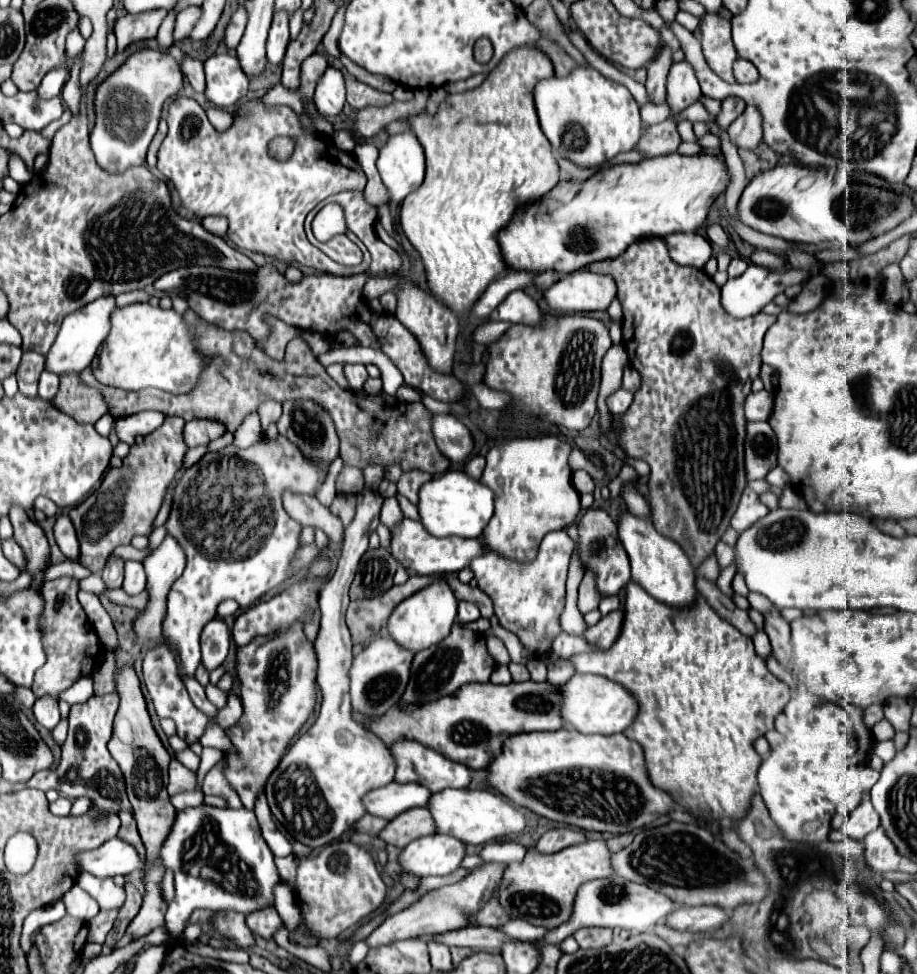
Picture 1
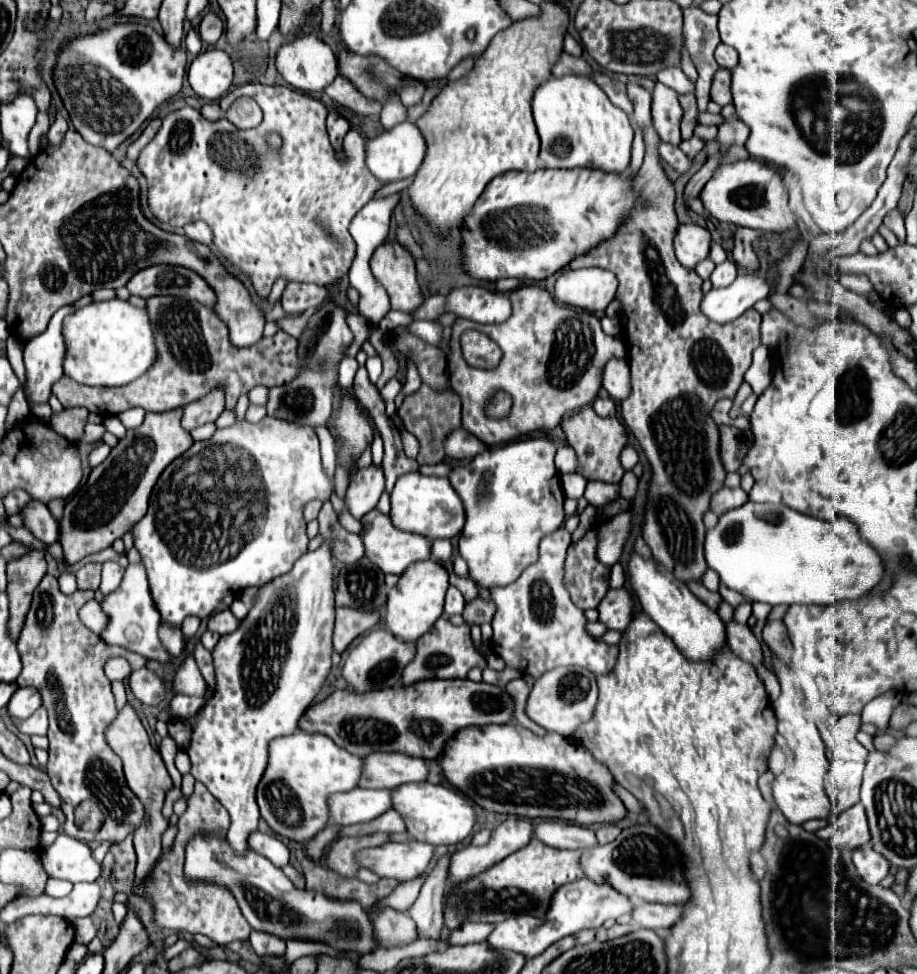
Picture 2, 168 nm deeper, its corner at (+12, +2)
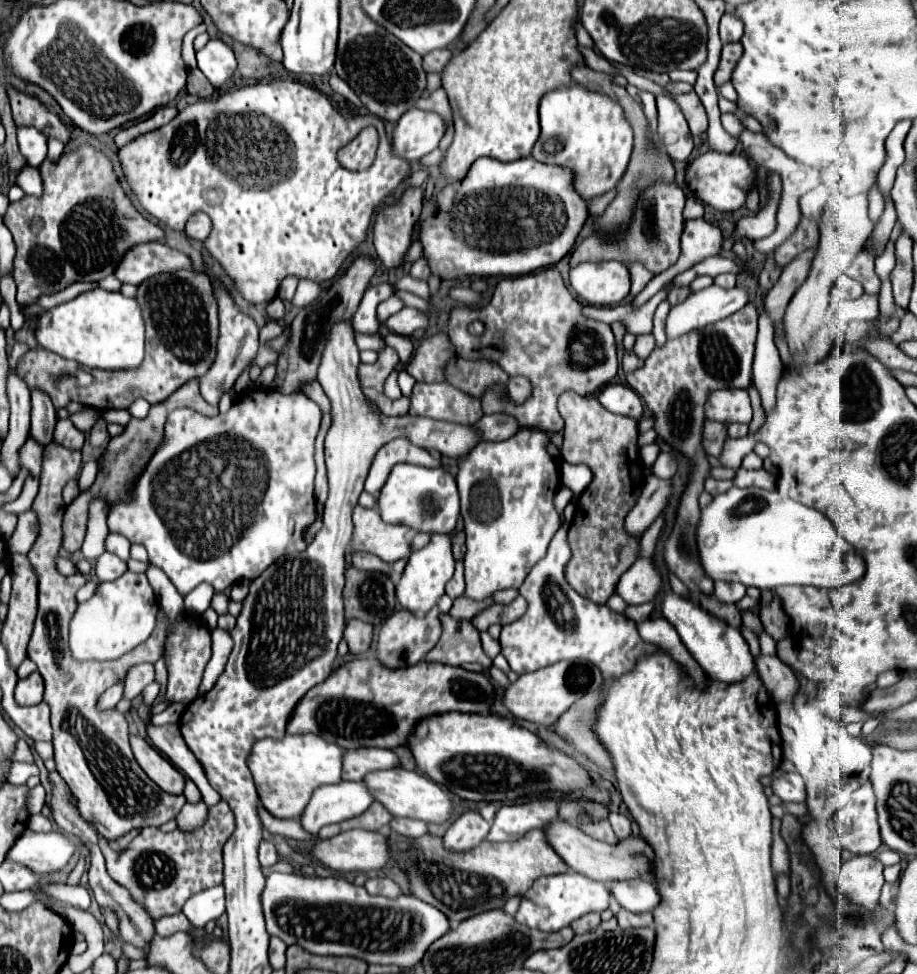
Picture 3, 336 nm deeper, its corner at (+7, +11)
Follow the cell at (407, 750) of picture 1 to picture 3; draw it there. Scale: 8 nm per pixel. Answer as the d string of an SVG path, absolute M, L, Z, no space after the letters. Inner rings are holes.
M357 748L345 754L343 780L363 780L369 772L389 770L399 766L399 756L383 748Z

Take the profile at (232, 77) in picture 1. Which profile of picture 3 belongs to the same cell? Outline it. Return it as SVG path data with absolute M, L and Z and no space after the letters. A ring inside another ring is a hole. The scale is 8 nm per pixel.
M219 38L209 40L197 52L197 64L199 64L199 70L207 76L207 80L215 88L225 84L233 76L233 72L237 68L233 50L223 40L219 40Z

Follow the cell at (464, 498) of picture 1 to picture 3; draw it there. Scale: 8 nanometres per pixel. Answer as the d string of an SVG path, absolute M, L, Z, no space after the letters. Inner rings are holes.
M395 464L381 494L377 510L389 524L405 524L415 532L451 534L457 526L461 500L455 478L443 468L423 468L415 464Z

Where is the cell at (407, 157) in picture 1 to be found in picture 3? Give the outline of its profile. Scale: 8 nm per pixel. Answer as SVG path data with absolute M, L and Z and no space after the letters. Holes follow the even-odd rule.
M417 108L407 110L399 122L395 122L391 134L391 152L409 162L417 162L439 146L445 134L445 122L435 112L423 112Z

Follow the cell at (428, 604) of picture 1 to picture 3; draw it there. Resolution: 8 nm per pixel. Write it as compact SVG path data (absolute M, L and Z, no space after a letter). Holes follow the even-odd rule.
M435 534L425 548L415 550L409 556L409 562L401 574L401 580L397 582L395 594L397 594L397 602L401 604L401 608L409 610L415 616L425 616L433 606L437 606L439 598L445 594L445 584L451 580L453 568L455 568L455 560L451 554L449 536Z

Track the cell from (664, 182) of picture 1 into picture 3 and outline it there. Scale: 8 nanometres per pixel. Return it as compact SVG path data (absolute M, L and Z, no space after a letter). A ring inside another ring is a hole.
M479 158L467 178L449 184L437 200L439 214L421 224L421 242L431 272L443 280L457 276L523 276L549 268L571 252L589 218L587 200L575 188L575 172L563 166L535 162L533 158L507 164L493 158Z

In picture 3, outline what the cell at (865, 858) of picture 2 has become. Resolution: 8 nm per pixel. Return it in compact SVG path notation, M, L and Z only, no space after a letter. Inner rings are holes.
M877 854L853 856L843 862L837 884L843 898L849 898L865 910L875 910L879 902L879 892L885 884L883 864L879 862Z

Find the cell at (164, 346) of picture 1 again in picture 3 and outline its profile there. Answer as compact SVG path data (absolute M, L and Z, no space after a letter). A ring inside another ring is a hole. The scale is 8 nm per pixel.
M95 288L51 308L39 318L35 336L45 350L97 370L139 368L145 356L145 324L137 300L103 288Z

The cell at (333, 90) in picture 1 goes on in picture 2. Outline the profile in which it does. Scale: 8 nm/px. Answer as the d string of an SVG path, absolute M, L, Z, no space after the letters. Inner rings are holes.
M316 21L308 27L308 31L294 37L292 41L286 41L284 45L280 45L280 49L276 53L276 69L288 85L292 85L294 89L304 91L304 93L322 91L326 85L330 85L330 81L334 81L334 77L338 75L336 55L334 55L332 47L320 37L320 27Z

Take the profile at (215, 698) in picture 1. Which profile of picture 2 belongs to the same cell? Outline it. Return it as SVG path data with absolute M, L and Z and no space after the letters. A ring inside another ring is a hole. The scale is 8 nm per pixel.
M188 653L184 657L184 661L180 663L180 667L176 669L174 681L172 681L172 691L182 693L182 695L196 695L196 697L204 695L206 681L204 681L192 653Z

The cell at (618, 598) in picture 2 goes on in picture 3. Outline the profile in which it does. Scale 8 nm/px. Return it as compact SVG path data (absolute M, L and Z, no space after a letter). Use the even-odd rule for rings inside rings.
M639 558L621 576L615 594L619 594L629 606L651 602L661 588L661 576L653 566L651 558Z

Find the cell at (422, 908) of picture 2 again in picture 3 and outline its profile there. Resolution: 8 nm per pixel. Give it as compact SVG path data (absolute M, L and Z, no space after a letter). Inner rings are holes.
M465 812L445 832L443 846L447 852L467 852L483 842L489 828L489 822L485 822L479 812Z

